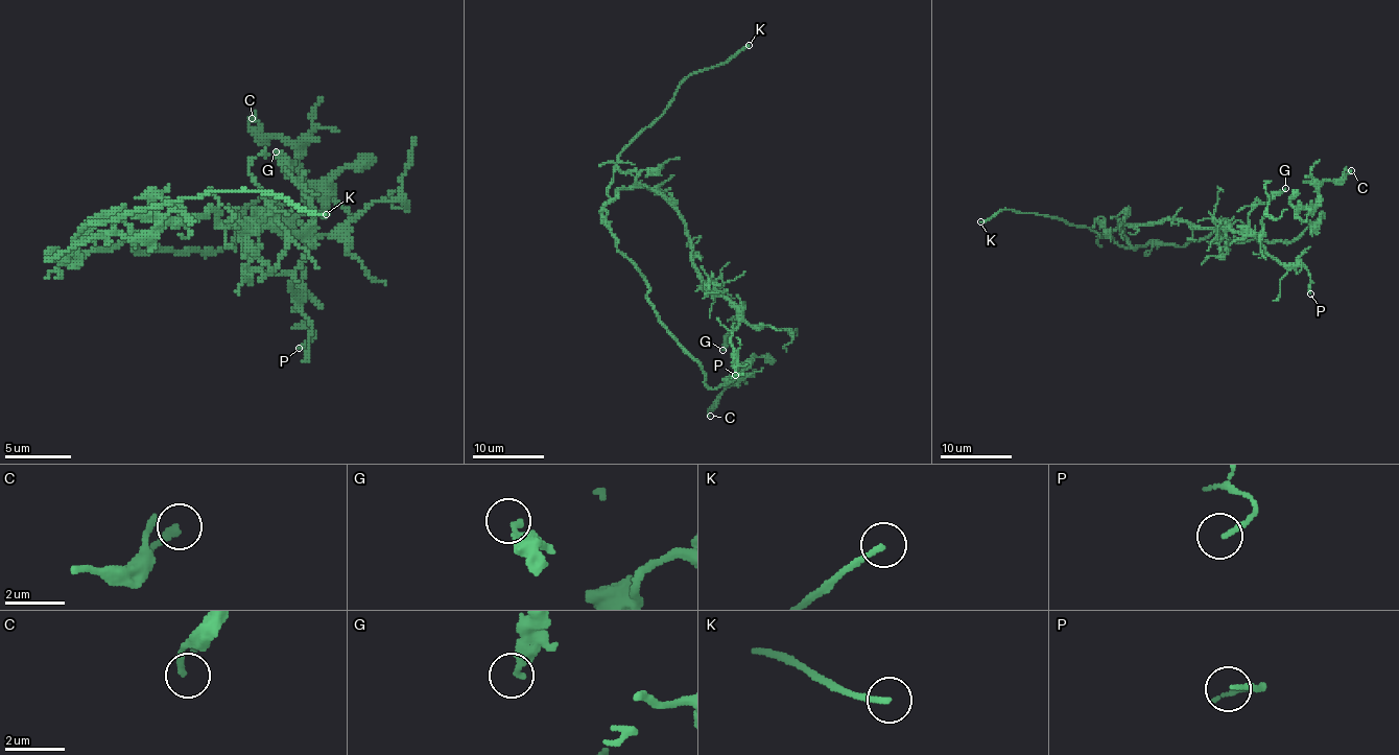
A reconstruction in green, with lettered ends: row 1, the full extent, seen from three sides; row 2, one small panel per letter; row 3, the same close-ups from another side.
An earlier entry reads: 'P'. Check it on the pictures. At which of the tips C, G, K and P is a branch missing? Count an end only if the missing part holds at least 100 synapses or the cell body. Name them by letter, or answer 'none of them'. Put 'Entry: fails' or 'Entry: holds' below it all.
K
Entry: fails

